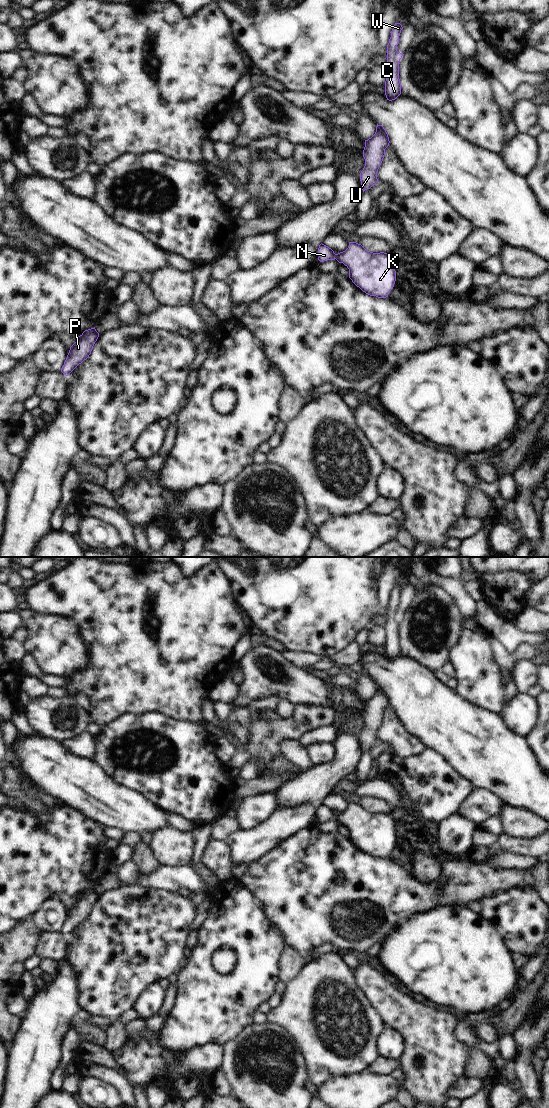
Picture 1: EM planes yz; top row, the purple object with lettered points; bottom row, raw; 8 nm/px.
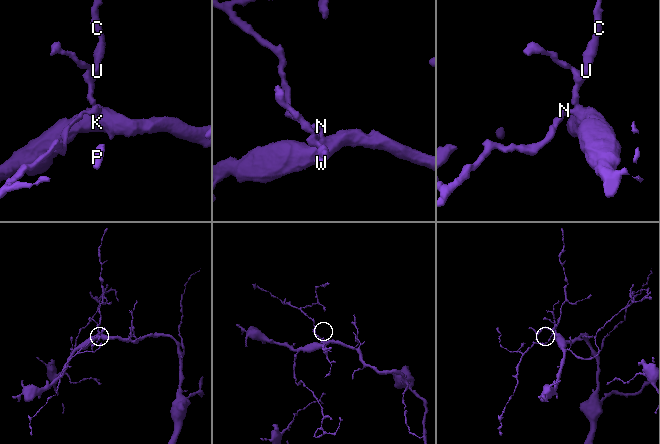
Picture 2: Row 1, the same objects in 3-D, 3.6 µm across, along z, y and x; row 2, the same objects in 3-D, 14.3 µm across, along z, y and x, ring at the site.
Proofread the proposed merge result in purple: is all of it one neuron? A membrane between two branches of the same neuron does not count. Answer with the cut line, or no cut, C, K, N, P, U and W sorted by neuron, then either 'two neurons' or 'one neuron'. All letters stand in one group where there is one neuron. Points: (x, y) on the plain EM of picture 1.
no cut; C K N P U W; one neuron

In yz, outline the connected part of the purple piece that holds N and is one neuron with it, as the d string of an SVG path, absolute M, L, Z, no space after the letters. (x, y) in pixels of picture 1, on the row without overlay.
M349 802L348 808L335 814L324 804L318 808L318 820L336 819L349 829L349 838L363 852L378 858L388 857L396 841L395 823L389 813L373 813L361 804Z

